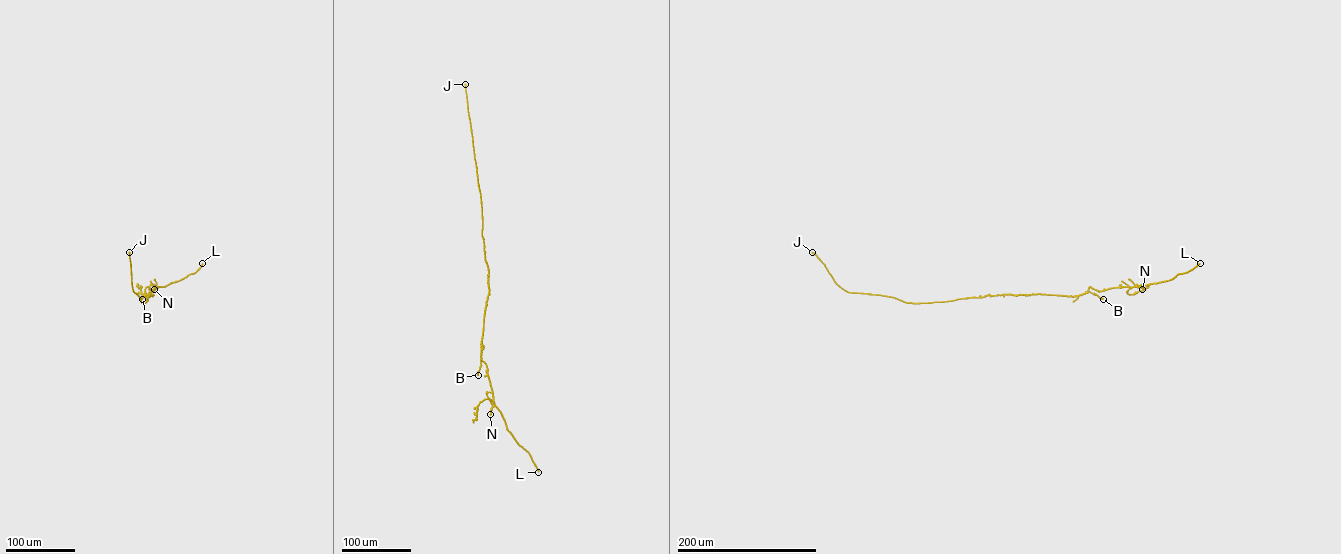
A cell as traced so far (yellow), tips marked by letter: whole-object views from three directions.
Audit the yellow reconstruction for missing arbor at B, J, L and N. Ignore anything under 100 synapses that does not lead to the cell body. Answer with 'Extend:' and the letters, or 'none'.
Extend: J

